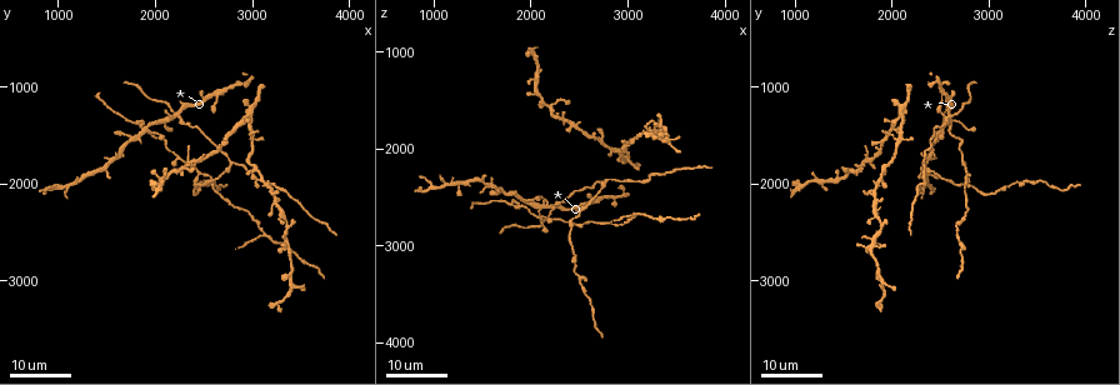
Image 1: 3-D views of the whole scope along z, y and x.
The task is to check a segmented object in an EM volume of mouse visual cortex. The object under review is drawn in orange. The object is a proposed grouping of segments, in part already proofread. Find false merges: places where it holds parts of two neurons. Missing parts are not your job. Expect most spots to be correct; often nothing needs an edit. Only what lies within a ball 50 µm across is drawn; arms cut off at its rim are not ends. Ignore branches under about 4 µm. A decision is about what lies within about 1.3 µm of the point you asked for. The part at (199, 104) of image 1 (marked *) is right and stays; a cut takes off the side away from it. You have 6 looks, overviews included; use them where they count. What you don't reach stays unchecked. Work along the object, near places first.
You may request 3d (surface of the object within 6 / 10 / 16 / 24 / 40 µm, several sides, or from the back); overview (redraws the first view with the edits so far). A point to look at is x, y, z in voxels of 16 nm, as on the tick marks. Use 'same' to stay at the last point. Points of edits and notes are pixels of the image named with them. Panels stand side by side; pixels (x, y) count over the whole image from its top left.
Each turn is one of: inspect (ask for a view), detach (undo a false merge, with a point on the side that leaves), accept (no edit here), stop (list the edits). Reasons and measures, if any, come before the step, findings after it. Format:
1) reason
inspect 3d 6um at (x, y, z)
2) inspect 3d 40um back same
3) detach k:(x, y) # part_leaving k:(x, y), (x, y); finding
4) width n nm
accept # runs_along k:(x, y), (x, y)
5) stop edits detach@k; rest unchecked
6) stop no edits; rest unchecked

small branch off a trunk
inspect 3d 16um at (2460, 1860, 2760)

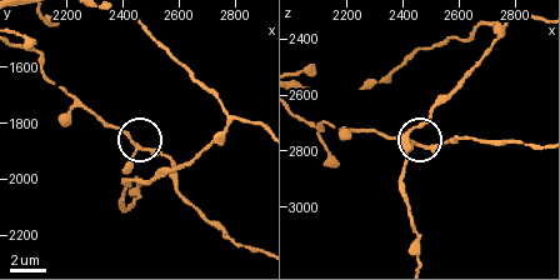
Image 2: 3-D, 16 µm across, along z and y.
inspect 3d 6um at (2460, 1900, 2780)

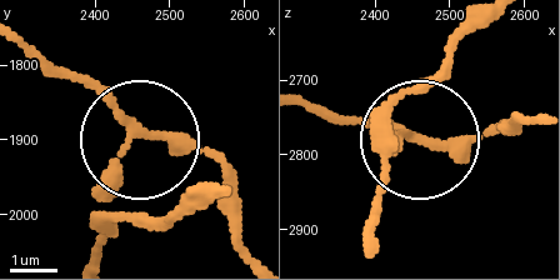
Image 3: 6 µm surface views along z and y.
arms 3
accept # all the same neuron

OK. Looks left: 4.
a fork
inspect 3d 24um at (2820, 1760, 2340)

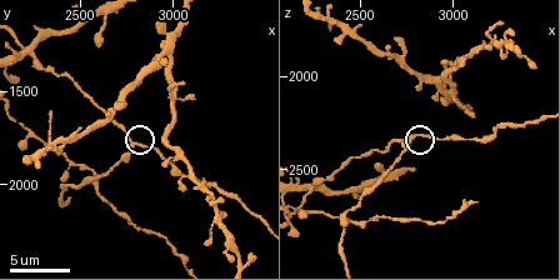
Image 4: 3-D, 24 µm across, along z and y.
inspect 3d 10um at (2800, 1800, 2320)

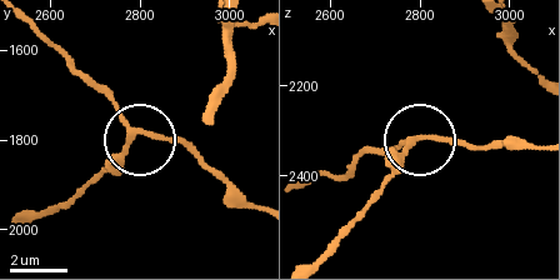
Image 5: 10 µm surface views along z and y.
accept # runs_along 5:(35, 25), (108, 98), (129, 133), (186, 143), (220, 169); all the same neuron

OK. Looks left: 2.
four-way junction
inspect 3d 6um at (2220, 1300, 2600)

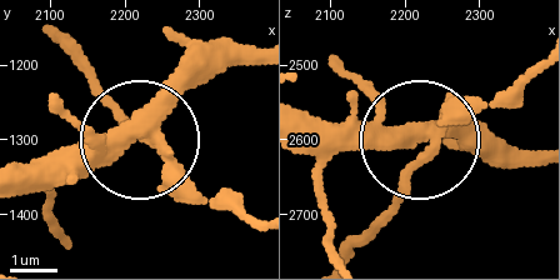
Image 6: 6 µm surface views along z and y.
width 370 nm
accept # runs_along 6:(256, 49), (220, 60), (136, 140), (29, 160); all the same neuron

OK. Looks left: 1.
stop no edits; rest unchecked

